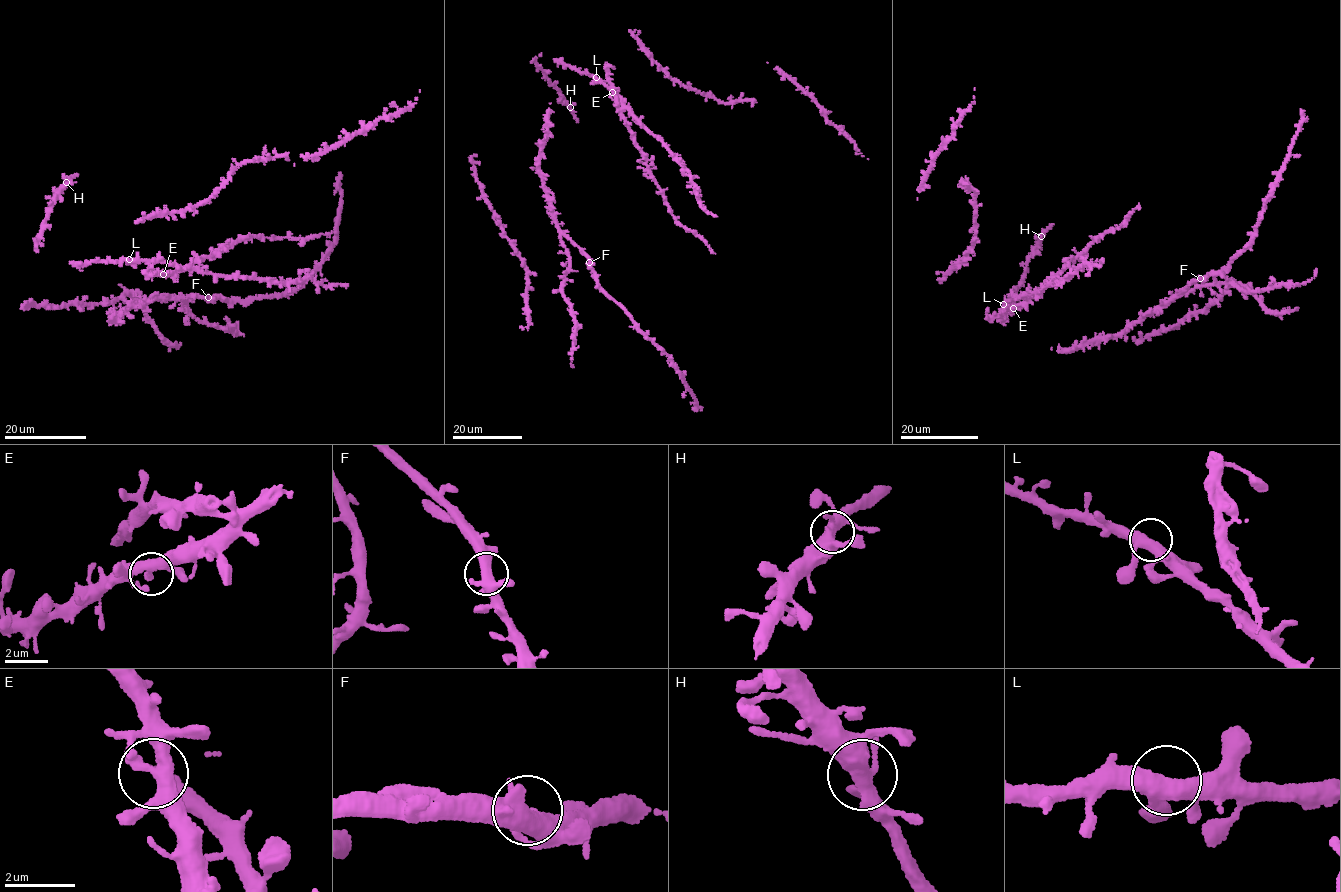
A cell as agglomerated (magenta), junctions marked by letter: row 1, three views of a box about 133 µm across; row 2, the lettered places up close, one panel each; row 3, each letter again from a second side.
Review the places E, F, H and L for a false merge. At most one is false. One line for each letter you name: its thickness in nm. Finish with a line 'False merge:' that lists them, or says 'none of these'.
False merge: none of these

